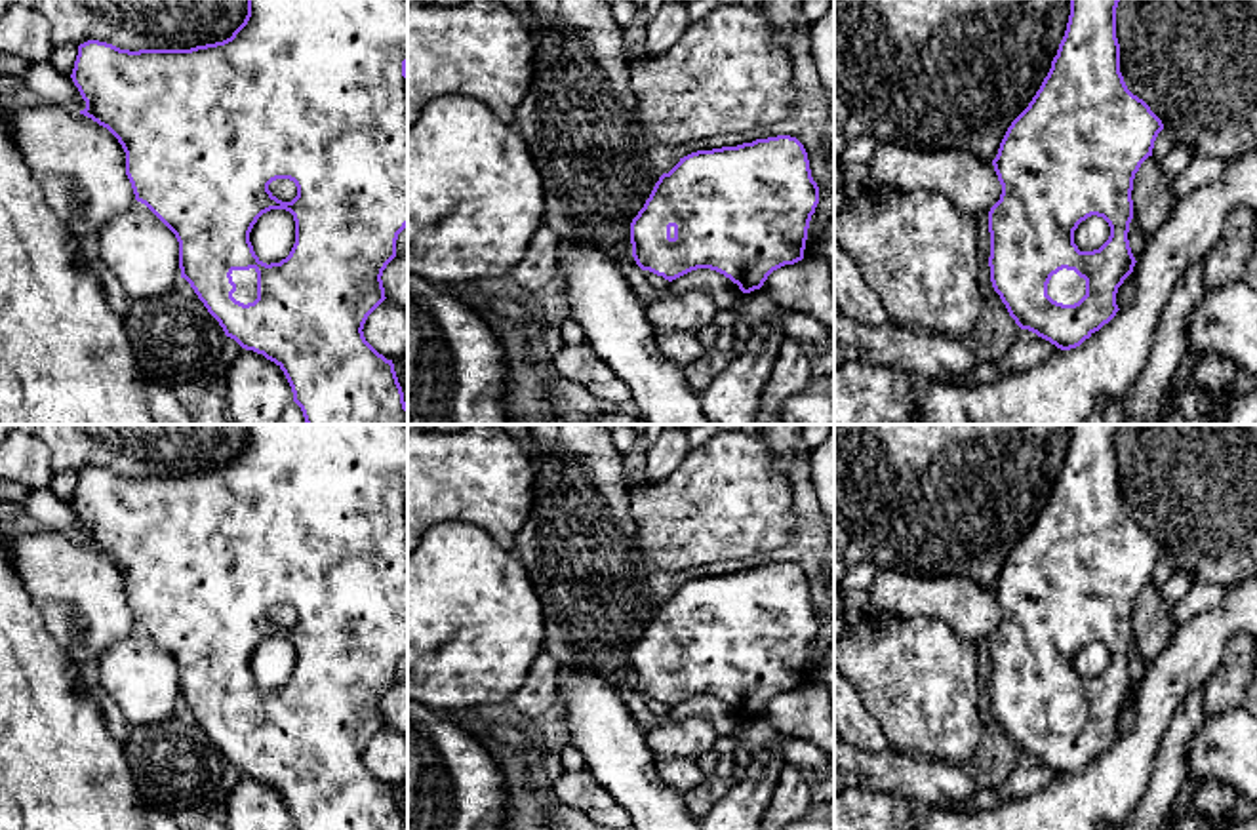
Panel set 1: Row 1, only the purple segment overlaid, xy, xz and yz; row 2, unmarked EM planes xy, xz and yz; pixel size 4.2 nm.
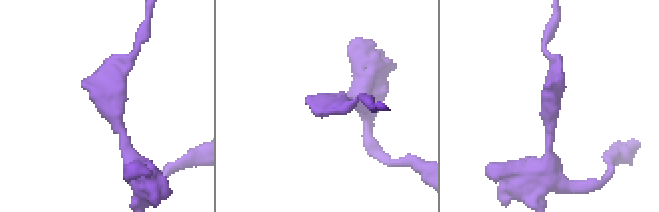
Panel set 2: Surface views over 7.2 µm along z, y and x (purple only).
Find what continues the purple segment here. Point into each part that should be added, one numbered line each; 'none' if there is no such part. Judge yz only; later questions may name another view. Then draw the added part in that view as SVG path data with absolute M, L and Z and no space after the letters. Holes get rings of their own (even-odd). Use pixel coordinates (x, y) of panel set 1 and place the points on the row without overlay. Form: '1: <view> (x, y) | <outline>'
1: yz (1065, 712) | M1059 697L1048 710L1048 721L1063 731L1074 731L1086 721L1086 706L1074 697Z

